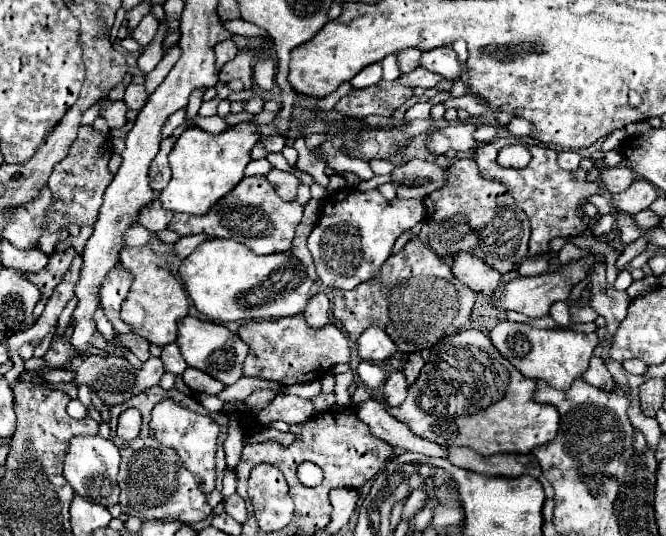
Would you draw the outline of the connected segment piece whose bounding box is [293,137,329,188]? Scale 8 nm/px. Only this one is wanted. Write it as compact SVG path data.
M304 138L296 139L293 147L298 152L297 168L310 174L315 182L326 188L328 186L329 177L325 174L327 163L319 156L311 155L311 151L307 148Z

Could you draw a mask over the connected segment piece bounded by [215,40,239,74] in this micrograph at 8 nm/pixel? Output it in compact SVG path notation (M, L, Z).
M225 40L225 42L219 42L219 44L215 46L215 56L217 56L217 74L221 72L221 68L223 68L229 60L233 60L233 58L237 56L237 52L239 52L239 48L237 48L237 44L235 44L233 40Z

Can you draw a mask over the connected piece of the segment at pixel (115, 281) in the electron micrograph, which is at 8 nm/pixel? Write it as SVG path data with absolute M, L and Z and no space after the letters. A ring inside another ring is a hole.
M119 262L113 266L113 270L109 270L109 274L101 284L101 304L105 308L105 316L111 320L117 332L131 332L131 328L119 318L119 310L125 296L129 294L131 282L133 282L133 276L129 276L129 270L121 268L121 262Z

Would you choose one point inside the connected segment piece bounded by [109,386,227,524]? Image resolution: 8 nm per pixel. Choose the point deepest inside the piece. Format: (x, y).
(154, 485)

